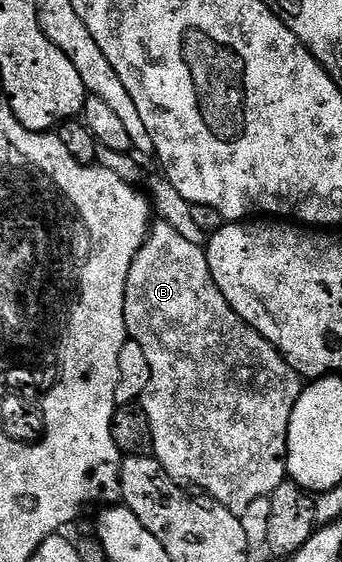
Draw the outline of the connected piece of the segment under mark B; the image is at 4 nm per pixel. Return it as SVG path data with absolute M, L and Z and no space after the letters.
M161 221L153 222L148 236L144 238L144 244L138 249L138 253L130 265L130 273L126 277L124 312L126 313L128 334L131 339L138 341L138 345L142 345L142 353L146 353L146 361L150 365L150 381L142 396L142 406L152 430L152 455L164 466L166 473L181 484L191 485L193 488L207 493L216 502L226 505L226 509L237 513L244 511L246 505L258 501L258 497L271 497L274 489L278 489L278 485L286 482L288 430L290 429L290 417L294 413L294 405L302 390L302 377L280 356L280 352L276 348L270 346L250 324L242 321L242 317L238 317L238 313L234 313L234 309L226 301L226 297L222 297L222 293L210 273L205 248L190 245L170 225Z

